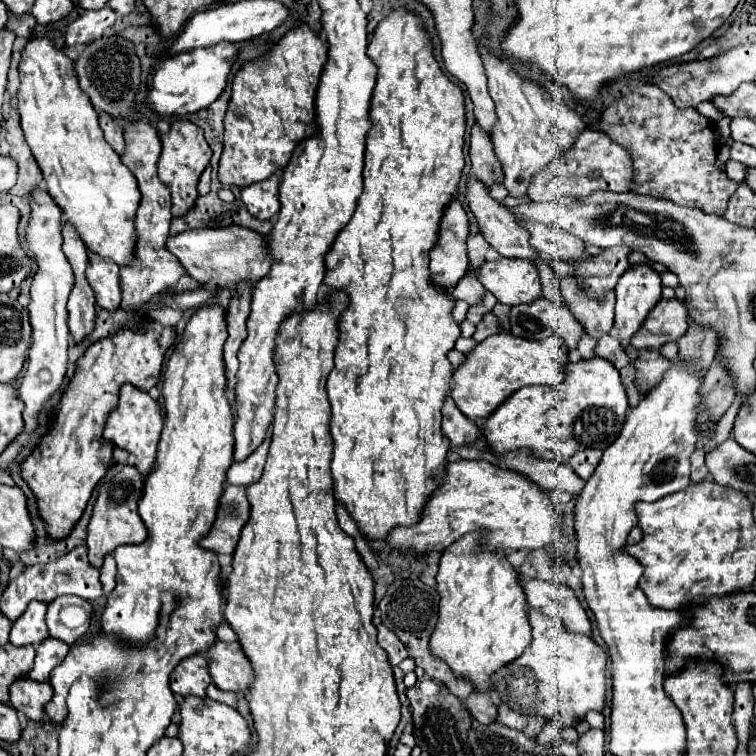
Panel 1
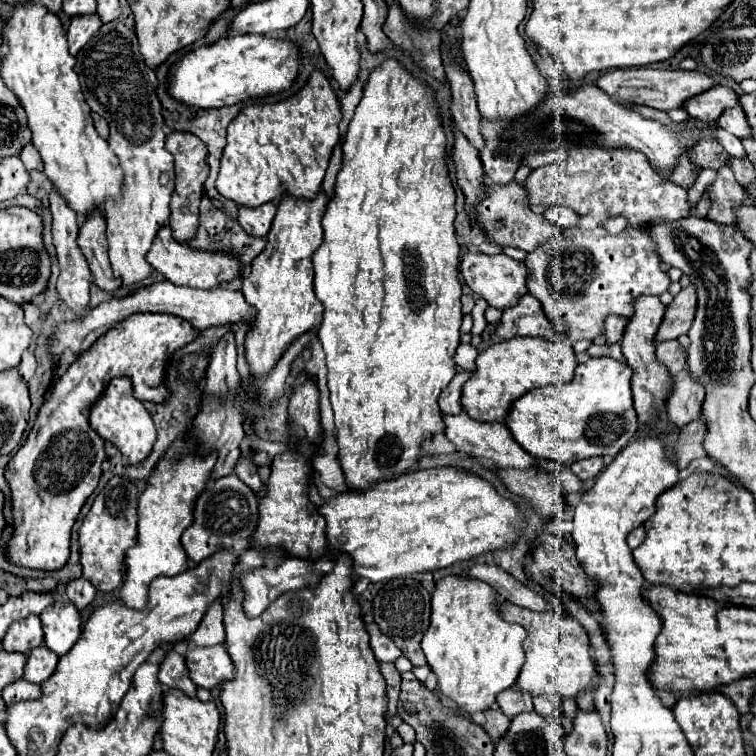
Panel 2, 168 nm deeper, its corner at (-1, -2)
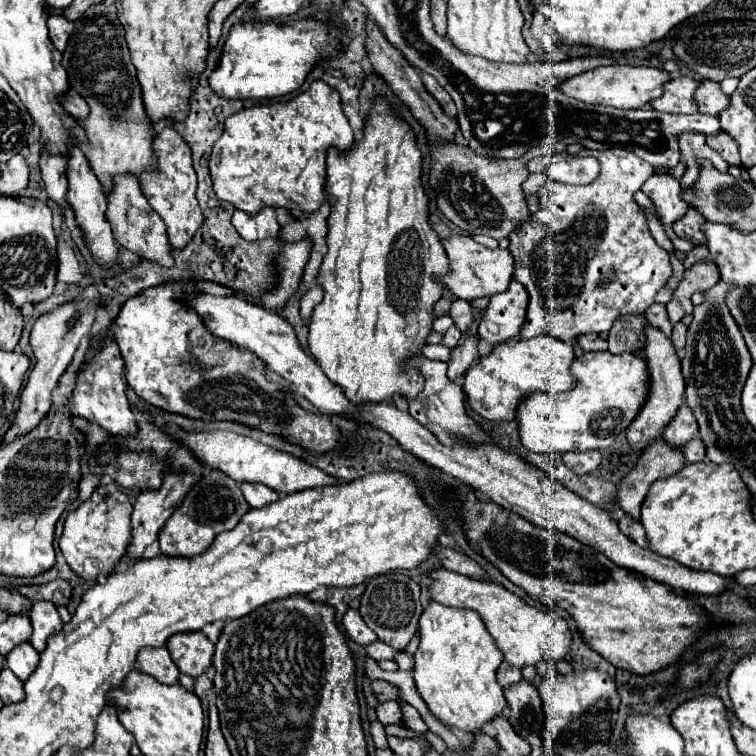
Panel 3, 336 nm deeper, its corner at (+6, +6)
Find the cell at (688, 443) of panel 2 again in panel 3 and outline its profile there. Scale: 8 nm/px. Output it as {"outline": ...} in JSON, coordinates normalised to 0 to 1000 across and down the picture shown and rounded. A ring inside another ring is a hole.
{"outline":[[[877,581],[866,583],[861,591],[851,597],[843,615],[821,634],[816,649],[816,665],[824,679],[835,687],[848,687],[848,665],[856,655],[856,647],[864,636],[885,631],[903,618],[903,599],[898,594],[888,594],[877,586]]]}

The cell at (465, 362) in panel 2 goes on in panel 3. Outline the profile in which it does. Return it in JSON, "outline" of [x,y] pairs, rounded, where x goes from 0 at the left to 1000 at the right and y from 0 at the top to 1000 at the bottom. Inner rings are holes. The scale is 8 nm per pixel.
{"outline":[[[562,456],[562,472],[578,475],[578,478],[594,478],[597,462],[589,456]]]}

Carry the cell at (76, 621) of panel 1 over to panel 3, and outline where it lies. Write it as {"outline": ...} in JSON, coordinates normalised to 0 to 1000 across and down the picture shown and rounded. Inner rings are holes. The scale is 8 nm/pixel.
{"outline":[[[49,795],[38,811],[41,827],[44,827],[44,837],[38,843],[38,851],[44,853],[46,861],[57,861],[62,856],[62,845],[73,837],[81,835],[83,824],[78,819],[75,803],[65,795]]]}

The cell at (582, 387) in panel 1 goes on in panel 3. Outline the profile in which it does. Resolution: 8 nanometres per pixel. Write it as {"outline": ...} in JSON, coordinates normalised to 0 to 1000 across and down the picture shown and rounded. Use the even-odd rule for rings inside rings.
{"outline":[[[806,464],[798,467],[774,467],[766,475],[758,478],[755,493],[763,501],[763,512],[750,520],[705,520],[697,525],[697,530],[689,530],[684,541],[684,557],[687,557],[687,575],[689,586],[708,599],[747,599],[747,597],[779,597],[779,594],[803,594],[827,565],[835,562],[835,557],[848,544],[851,533],[858,525],[858,488],[848,470],[843,467],[821,467],[811,470]]]}

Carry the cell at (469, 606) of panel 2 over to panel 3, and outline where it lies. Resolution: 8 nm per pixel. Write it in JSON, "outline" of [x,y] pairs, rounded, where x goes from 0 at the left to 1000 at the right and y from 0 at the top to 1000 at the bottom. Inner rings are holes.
{"outline":[[[567,795],[565,808],[554,821],[554,837],[557,848],[549,864],[546,898],[570,946],[586,959],[628,972],[642,956],[671,940],[673,933],[665,922],[665,911],[655,898],[665,866],[631,811]]]}

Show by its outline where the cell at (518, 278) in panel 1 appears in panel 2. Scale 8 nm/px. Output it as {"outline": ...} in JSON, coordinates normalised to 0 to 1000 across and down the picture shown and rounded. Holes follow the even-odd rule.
{"outline":[[[619,335],[611,345],[611,366],[616,377],[638,396],[646,398],[648,406],[672,409],[688,398],[688,393],[698,385],[698,356],[690,345],[683,345],[667,335],[661,337],[638,337],[638,335]]]}

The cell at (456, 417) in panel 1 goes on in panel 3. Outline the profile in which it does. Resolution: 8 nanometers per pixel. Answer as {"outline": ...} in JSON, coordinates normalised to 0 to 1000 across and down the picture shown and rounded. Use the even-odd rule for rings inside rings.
{"outline":[[[615,446],[612,456],[604,456],[597,467],[597,475],[591,478],[594,480],[591,496],[597,501],[604,501],[607,496],[612,496],[612,491],[618,491],[626,483],[628,475],[631,475],[631,446]]]}

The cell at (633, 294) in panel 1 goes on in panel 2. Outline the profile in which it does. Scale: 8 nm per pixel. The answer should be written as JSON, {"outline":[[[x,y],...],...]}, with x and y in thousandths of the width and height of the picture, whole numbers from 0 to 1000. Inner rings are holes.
{"outline":[[[841,393],[841,409],[836,419],[831,419],[831,430],[823,443],[823,467],[828,480],[836,488],[836,520],[839,520],[839,541],[844,546],[847,557],[860,557],[868,552],[868,541],[878,536],[884,520],[886,520],[886,496],[881,485],[868,475],[865,470],[865,443],[868,435],[878,419],[878,403],[870,393]]]}

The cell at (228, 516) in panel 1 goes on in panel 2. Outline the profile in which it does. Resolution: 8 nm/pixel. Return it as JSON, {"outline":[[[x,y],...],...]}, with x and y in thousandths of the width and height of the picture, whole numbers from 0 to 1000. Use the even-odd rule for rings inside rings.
{"outline":[[[310,626],[302,631],[291,631],[280,636],[275,647],[259,660],[259,681],[257,692],[243,702],[241,721],[246,734],[265,745],[291,726],[325,726],[331,708],[341,694],[341,657],[317,636]]]}

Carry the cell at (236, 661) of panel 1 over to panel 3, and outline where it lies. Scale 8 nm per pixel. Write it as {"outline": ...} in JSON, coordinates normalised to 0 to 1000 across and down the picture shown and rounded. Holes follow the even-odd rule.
{"outline":[[[266,835],[224,843],[221,858],[237,888],[253,896],[266,893],[279,880],[279,869],[284,864],[284,853]]]}

